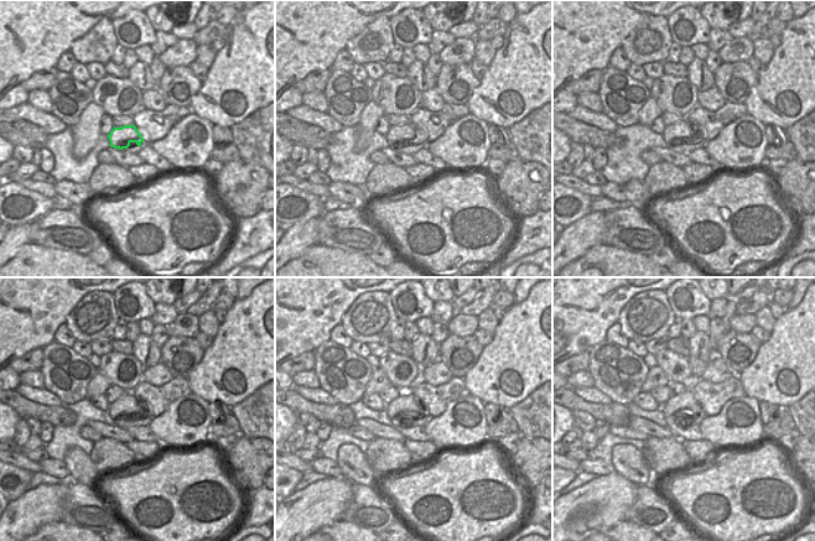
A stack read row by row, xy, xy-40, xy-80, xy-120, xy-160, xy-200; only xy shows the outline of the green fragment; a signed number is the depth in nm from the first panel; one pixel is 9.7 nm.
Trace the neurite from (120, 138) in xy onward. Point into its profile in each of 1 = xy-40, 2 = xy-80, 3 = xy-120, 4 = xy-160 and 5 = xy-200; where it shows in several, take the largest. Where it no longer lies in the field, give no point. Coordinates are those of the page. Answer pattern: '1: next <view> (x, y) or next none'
1: next xy-40 (398, 134)
2: next xy-80 (681, 131)
3: next xy-120 (128, 406)
4: next xy-160 (405, 405)
5: next xy-200 (684, 402)

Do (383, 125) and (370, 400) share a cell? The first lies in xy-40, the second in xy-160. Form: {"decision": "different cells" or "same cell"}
{"decision": "same cell"}

